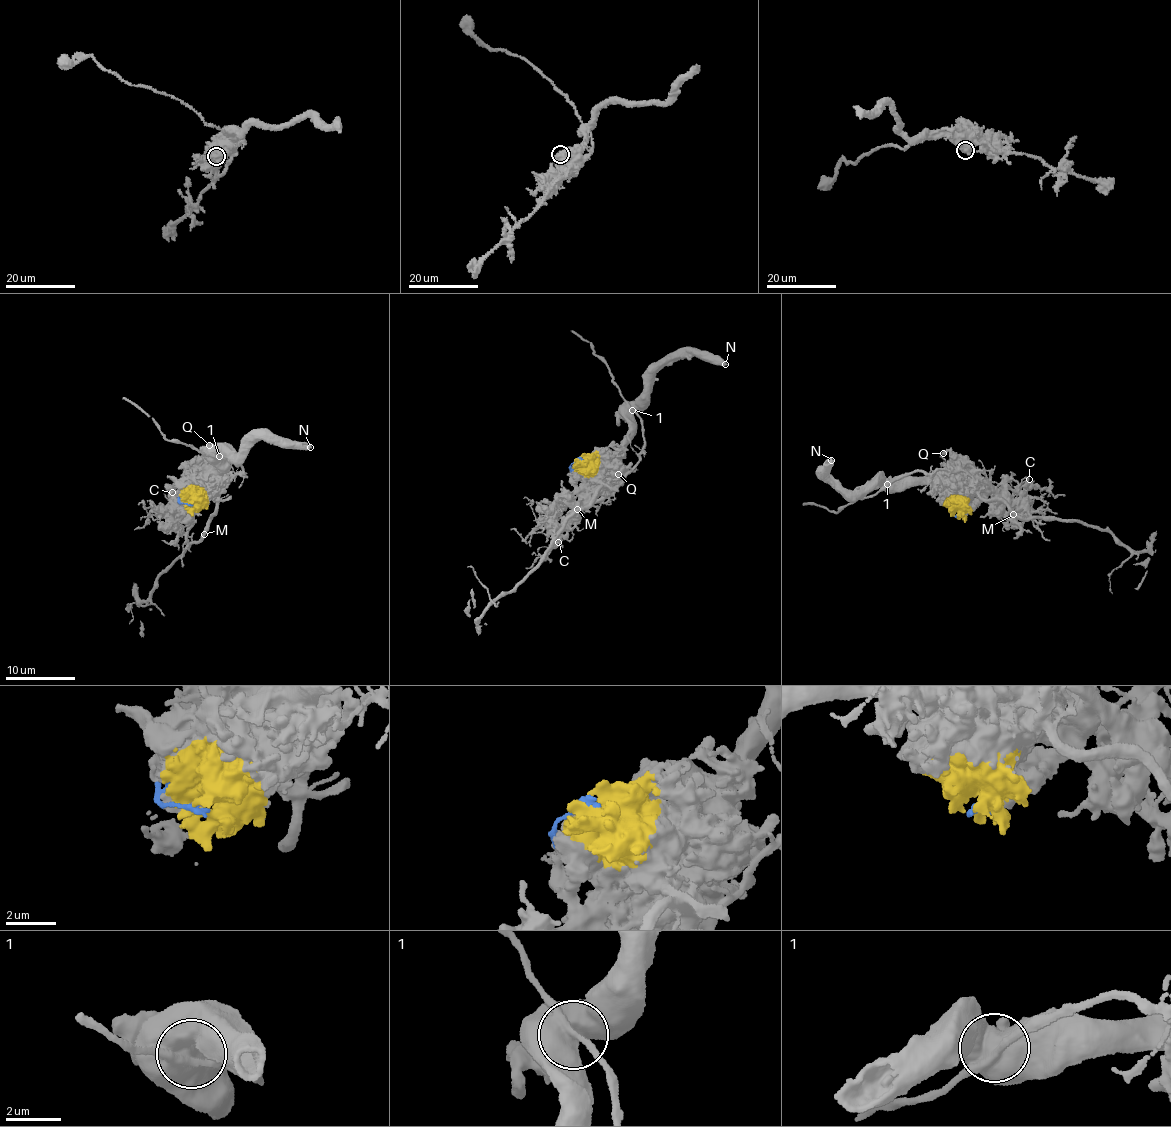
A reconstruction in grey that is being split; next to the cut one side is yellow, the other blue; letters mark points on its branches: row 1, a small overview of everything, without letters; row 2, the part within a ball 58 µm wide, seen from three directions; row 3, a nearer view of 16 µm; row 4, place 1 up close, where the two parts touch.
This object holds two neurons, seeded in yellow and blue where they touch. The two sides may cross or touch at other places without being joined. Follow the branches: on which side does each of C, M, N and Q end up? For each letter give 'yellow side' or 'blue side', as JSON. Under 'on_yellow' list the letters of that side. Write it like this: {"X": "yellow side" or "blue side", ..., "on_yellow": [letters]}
{"C": "blue side", "M": "blue side", "N": "yellow side", "Q": "yellow side", "on_yellow": ["N", "Q"]}

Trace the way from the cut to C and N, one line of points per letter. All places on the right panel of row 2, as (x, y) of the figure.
C: (957, 514), (961, 516), (971, 504), (993, 502), (1008, 496), (1029, 479)
N: (957, 514), (933, 486), (873, 481), (853, 490), (838, 487), (821, 466), (831, 460)

